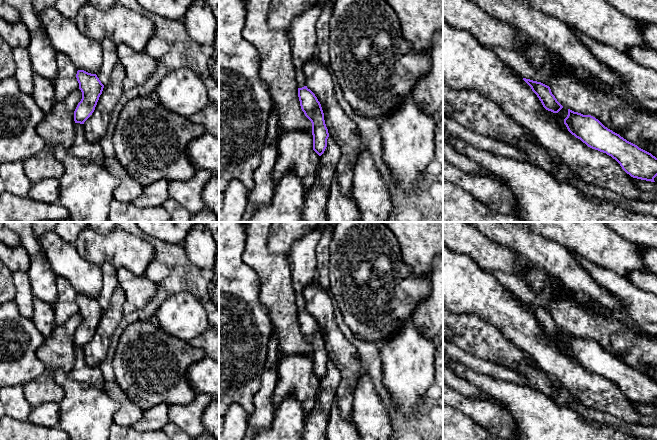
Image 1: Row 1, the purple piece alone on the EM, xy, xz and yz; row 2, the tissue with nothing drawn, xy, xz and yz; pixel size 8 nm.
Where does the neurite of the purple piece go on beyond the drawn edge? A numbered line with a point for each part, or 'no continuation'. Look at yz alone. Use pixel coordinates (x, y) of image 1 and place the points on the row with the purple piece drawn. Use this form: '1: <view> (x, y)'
no continuation

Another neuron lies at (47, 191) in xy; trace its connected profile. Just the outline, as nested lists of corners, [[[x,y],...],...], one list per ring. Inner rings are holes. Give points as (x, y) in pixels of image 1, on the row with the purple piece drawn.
[[[61,145],[55,147],[54,155],[64,167],[62,177],[59,180],[47,178],[32,183],[28,197],[45,204],[59,203],[69,211],[72,222],[107,222],[110,203],[114,199],[114,190],[120,184],[119,179],[104,165],[82,160]]]

